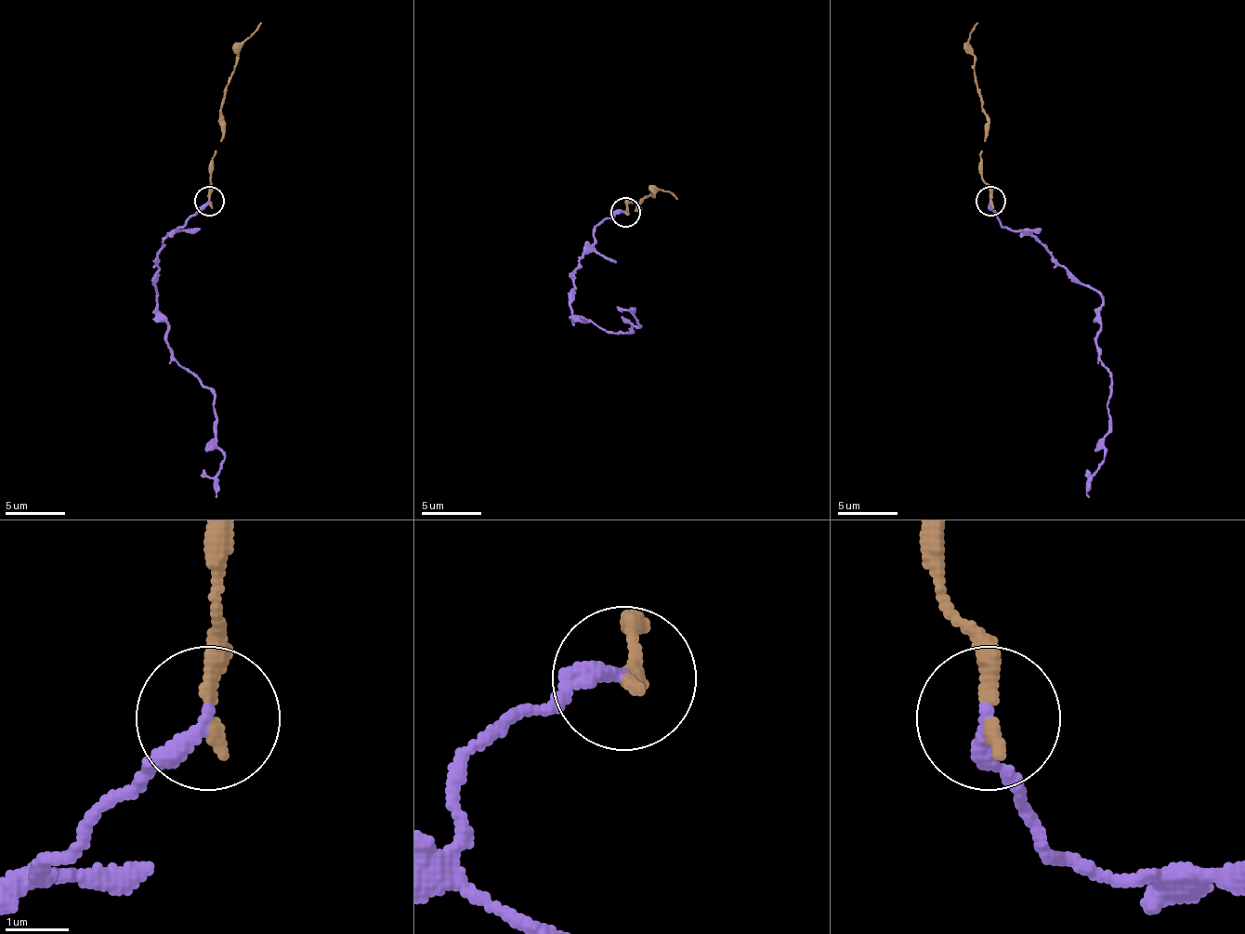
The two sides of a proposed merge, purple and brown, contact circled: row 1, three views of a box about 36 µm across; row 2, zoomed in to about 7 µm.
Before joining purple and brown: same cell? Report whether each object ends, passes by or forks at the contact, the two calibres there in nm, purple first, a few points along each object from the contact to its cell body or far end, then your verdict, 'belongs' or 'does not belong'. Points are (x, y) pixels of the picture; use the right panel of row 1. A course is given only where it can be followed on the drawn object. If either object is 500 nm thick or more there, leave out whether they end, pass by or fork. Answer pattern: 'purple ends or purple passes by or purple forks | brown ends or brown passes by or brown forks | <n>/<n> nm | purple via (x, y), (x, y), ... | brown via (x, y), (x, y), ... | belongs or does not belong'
purple ends | brown ends | 280/260 nm | purple via (991, 202), (1006, 229), (1036, 241), (1102, 297), (1095, 348), (1110, 374), (1105, 461), (1090, 482), (1090, 497) | brown via (991, 202), (979, 154), (986, 136), (986, 109), (967, 37), (976, 22) | does not belong

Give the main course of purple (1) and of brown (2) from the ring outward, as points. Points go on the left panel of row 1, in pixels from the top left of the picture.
1: (208, 202), (178, 231), (163, 241), (154, 285), (166, 348), (214, 396), (223, 461), (214, 497)
2: (208, 202), (214, 154), (223, 136), (220, 109), (238, 46), (262, 22)

